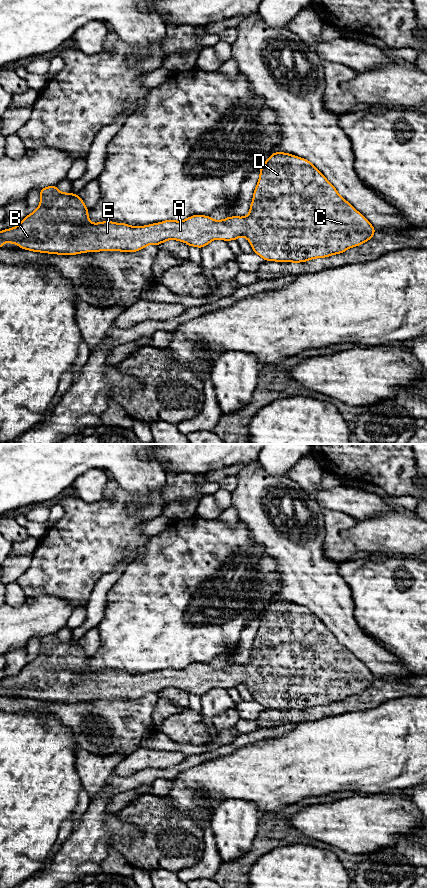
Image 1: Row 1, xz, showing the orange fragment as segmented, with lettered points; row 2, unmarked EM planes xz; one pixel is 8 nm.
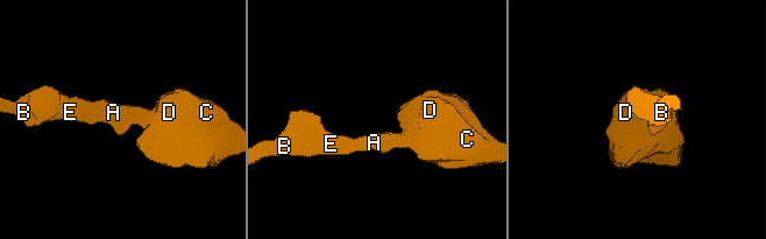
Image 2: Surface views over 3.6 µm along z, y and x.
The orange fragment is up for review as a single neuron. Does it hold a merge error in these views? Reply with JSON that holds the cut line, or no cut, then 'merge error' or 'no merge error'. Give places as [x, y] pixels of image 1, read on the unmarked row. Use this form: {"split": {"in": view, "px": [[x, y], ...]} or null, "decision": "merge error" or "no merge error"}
{"split": null, "decision": "no merge error"}

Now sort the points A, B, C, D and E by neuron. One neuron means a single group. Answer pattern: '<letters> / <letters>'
A B C D E

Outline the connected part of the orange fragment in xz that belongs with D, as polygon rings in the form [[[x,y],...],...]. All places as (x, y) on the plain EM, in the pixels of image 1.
[[[283,600],[273,601],[261,615],[259,629],[246,665],[233,664],[215,669],[210,664],[198,662],[183,669],[166,668],[147,674],[128,674],[111,669],[93,672],[88,665],[88,656],[79,642],[61,641],[57,634],[48,634],[39,639],[39,655],[27,663],[18,674],[0,679],[0,696],[4,696],[3,692],[9,690],[34,700],[74,703],[97,699],[136,700],[149,692],[158,694],[171,687],[185,690],[189,695],[202,696],[215,687],[229,689],[246,685],[253,699],[266,709],[303,711],[314,706],[343,701],[370,688],[376,680],[371,671],[339,643],[335,635],[311,610]]]

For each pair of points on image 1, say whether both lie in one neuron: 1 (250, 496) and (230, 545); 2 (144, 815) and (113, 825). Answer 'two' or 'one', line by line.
1: two
2: two

